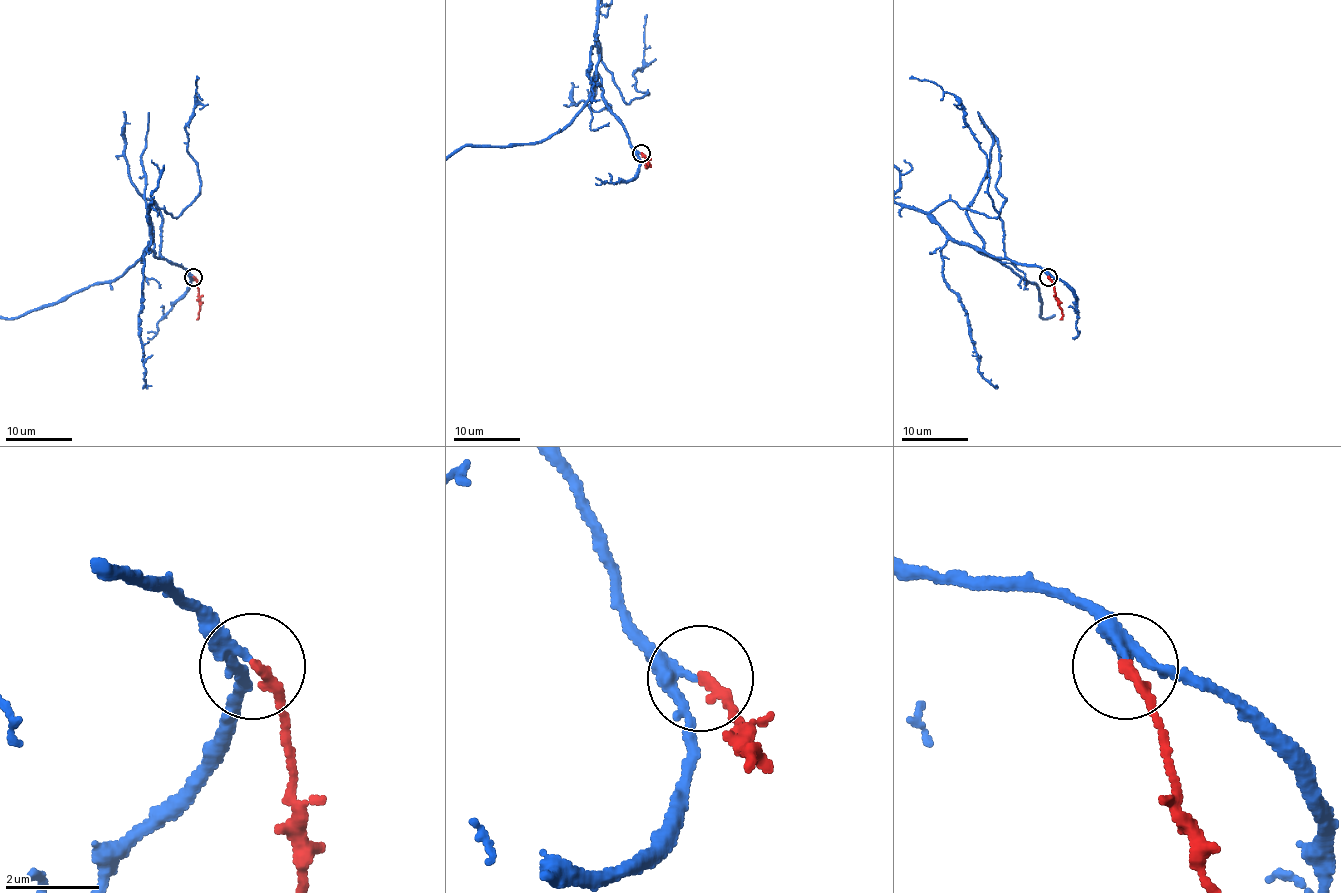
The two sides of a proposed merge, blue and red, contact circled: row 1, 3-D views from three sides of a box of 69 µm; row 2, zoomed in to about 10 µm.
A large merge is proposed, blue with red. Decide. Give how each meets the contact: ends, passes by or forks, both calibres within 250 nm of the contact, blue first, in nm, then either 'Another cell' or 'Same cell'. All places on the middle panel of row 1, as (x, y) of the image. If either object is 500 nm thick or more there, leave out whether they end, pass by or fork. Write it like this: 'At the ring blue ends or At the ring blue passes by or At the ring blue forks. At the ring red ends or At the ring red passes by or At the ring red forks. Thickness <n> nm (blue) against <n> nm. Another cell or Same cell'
At the ring blue passes by. At the ring red ends. Thickness 190 nm (blue) against 200 nm. Same cell

